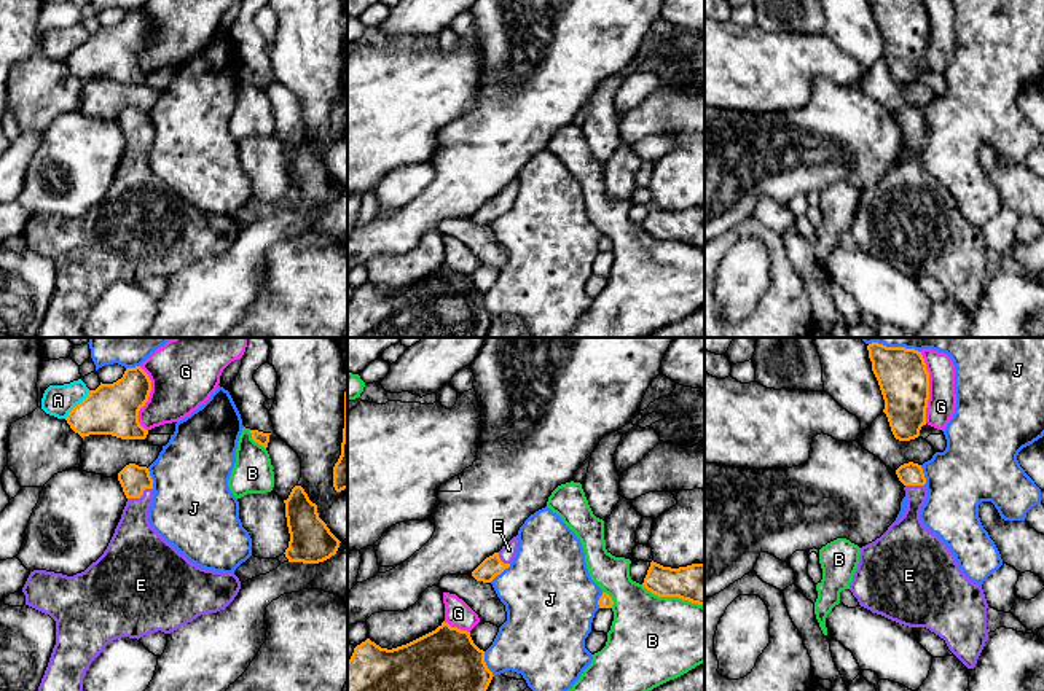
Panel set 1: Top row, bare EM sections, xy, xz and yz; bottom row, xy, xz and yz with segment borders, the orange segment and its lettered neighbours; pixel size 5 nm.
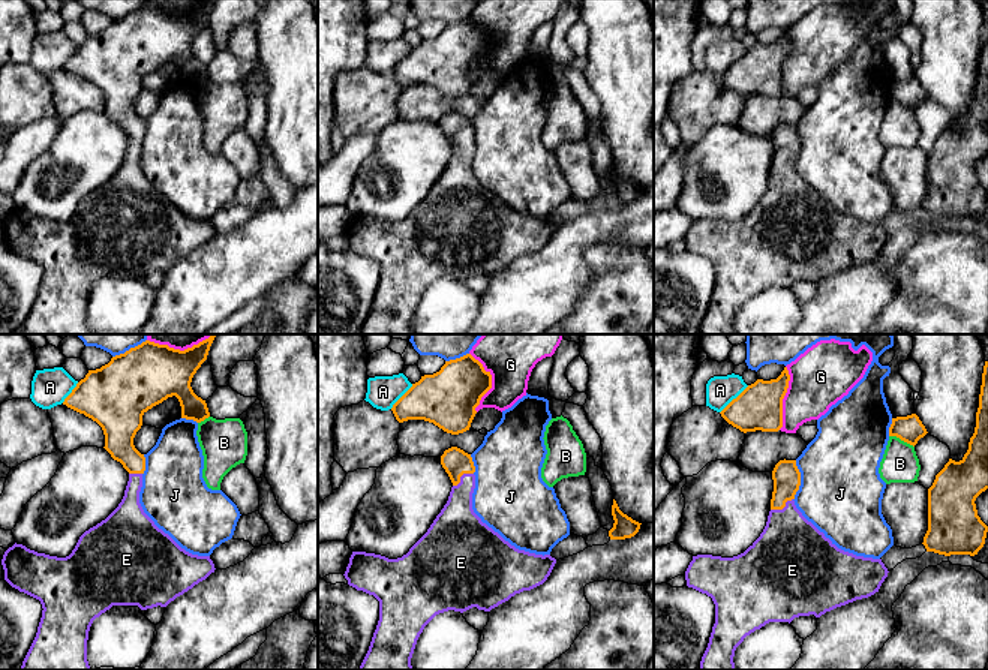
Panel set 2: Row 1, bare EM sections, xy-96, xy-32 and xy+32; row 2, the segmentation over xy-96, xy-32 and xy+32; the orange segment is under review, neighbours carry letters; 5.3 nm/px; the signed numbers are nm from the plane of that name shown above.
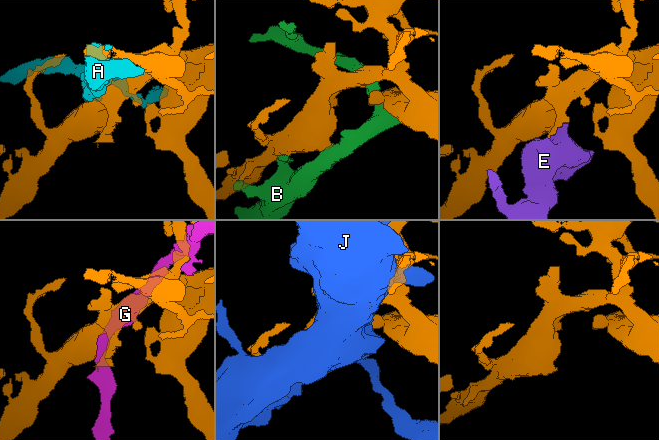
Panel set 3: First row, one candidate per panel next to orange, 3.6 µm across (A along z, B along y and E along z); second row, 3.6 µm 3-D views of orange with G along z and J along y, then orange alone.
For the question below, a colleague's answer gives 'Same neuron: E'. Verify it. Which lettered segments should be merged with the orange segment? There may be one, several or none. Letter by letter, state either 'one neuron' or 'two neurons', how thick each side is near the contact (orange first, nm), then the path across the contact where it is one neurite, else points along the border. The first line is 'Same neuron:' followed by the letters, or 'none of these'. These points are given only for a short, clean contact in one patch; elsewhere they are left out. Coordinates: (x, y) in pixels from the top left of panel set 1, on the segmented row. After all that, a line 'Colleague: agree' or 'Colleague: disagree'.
Same neuron: E
A: two neurons; calibres 260 and 160 nm
B: two neurons; calibres 200 and 440 nm
E: one neuron; calibres 150 and 240 nm
G: two neurons; calibres 260 and 140 nm
J: two neurons; calibres 320 and 320 nm
Colleague: agree

